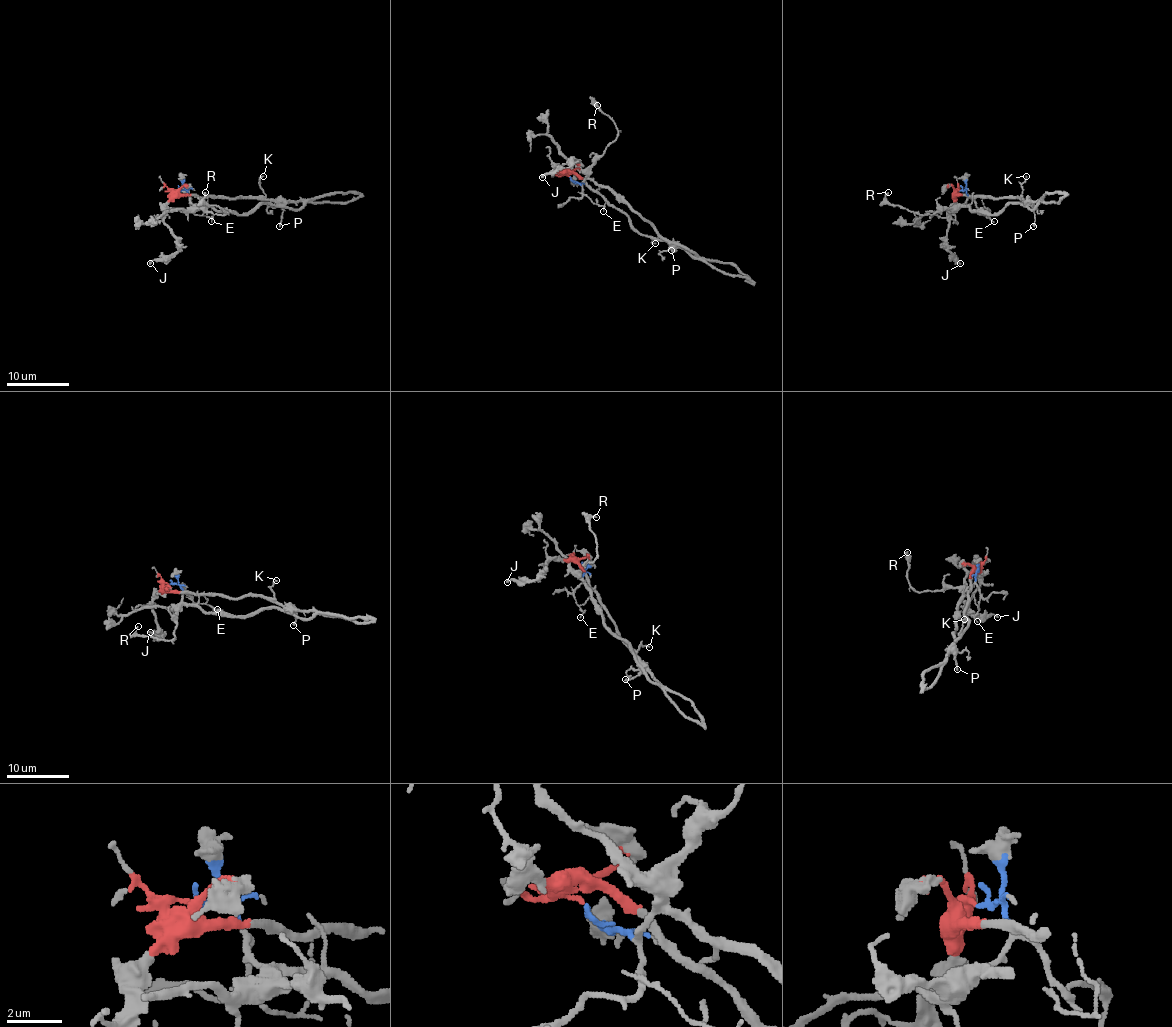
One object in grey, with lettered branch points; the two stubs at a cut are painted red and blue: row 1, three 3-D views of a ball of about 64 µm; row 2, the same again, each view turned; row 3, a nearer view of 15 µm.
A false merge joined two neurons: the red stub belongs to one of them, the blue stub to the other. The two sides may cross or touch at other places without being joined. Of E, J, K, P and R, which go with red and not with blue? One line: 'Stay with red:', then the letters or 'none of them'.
Stay with red: J, K, P

